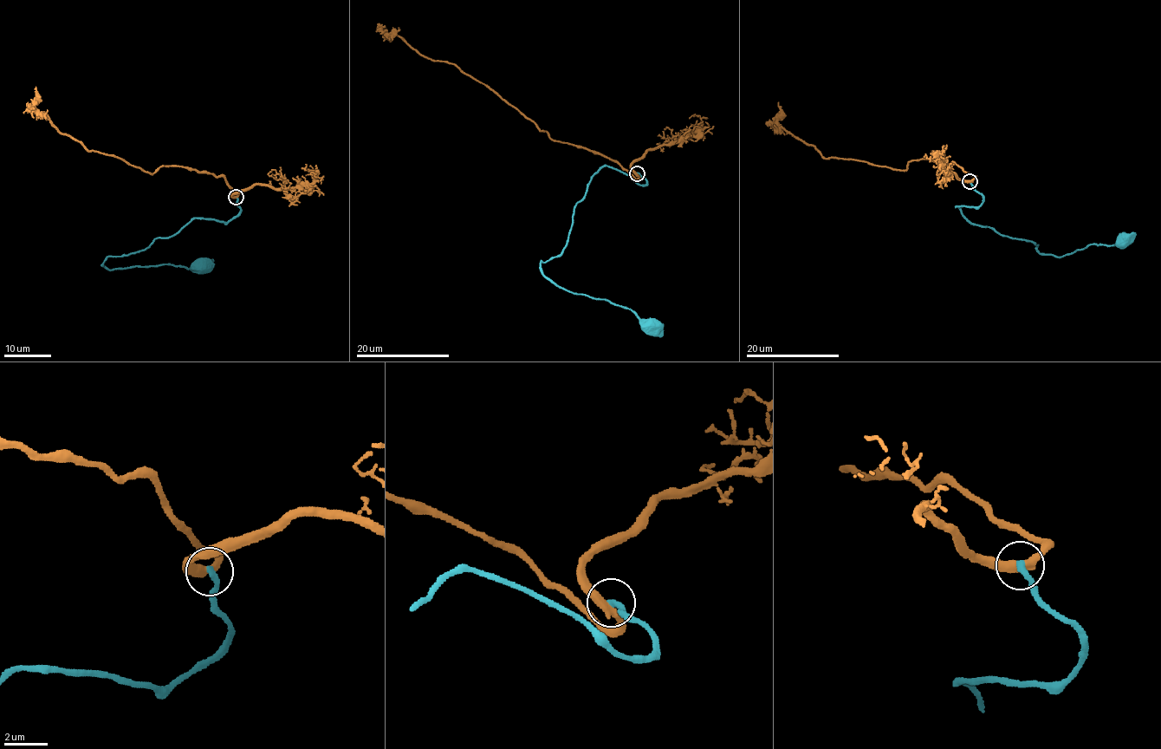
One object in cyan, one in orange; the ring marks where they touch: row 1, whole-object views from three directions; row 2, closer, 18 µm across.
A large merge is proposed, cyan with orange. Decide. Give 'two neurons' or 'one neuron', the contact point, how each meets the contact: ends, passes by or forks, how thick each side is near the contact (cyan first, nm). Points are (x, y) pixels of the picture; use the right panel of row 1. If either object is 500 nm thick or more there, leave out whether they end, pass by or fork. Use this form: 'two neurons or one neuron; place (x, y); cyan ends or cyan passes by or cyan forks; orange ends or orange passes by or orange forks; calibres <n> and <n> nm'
two neurons; place (969, 181); cyan ends; orange passes by; calibres 280 and 400 nm

